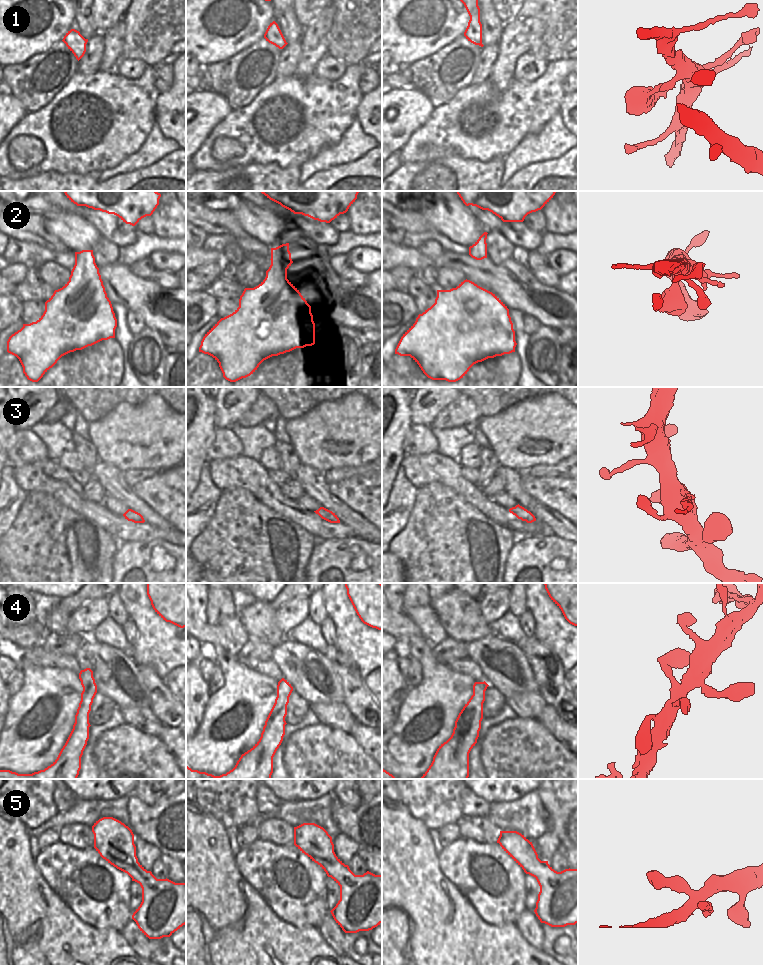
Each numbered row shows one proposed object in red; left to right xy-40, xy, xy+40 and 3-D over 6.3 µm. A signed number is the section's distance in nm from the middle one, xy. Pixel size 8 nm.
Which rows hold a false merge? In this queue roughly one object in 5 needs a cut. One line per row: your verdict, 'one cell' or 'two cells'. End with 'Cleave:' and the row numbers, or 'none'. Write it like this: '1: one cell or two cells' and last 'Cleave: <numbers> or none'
1: one cell
2: one cell
3: two cells
4: one cell
5: one cell
Cleave: 3

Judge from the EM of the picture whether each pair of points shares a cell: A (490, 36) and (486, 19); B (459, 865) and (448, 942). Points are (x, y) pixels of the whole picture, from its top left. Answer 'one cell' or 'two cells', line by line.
A: one cell
B: two cells

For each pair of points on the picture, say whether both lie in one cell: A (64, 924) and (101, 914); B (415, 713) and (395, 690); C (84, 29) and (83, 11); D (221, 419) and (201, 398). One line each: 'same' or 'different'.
A: different
B: different
C: same
D: different

